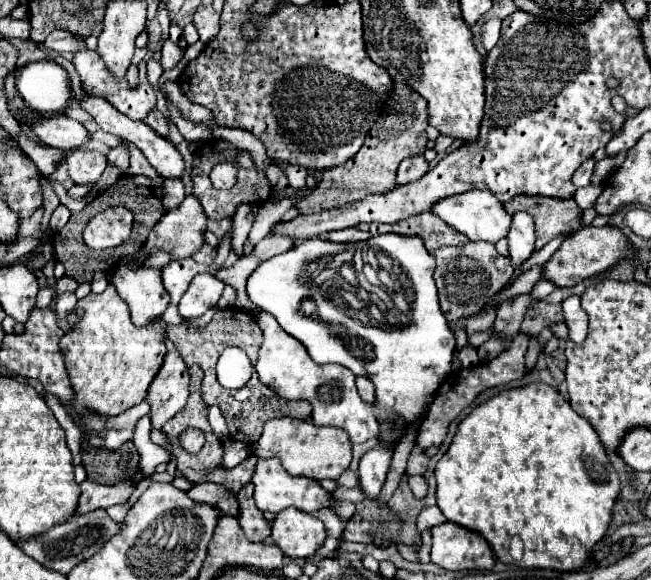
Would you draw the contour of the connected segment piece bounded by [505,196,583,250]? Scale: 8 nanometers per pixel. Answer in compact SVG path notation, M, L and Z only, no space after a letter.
M517 196L505 204L509 214L525 210L535 220L537 242L535 250L541 250L547 242L563 234L570 234L582 227L583 211L573 198L561 200L545 196Z

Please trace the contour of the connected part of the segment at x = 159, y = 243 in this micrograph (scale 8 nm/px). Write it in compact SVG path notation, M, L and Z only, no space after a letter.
M191 194L185 196L183 206L167 210L159 222L151 228L143 250L147 254L155 250L165 250L173 260L193 256L205 242L203 234L207 232L207 216L199 200Z

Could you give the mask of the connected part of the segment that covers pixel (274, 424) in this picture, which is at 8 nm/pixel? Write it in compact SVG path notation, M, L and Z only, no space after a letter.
M273 418L265 424L263 432L285 432L285 464L291 476L305 476L313 480L337 480L351 462L351 440L345 430L333 426L315 426L311 420Z

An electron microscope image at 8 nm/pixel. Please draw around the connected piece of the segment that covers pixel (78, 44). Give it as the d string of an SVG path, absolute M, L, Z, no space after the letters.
M53 30L53 32L47 36L45 44L47 44L49 48L61 52L61 54L73 54L75 50L85 50L85 48L87 48L83 38L73 36L71 32L65 32L65 30Z

